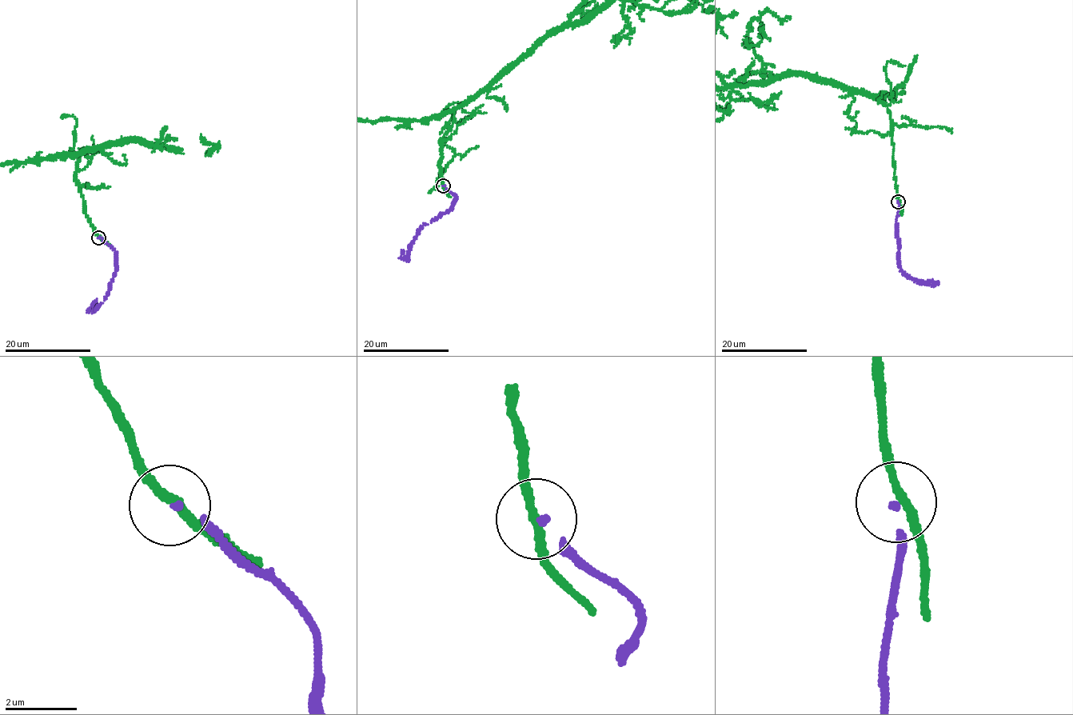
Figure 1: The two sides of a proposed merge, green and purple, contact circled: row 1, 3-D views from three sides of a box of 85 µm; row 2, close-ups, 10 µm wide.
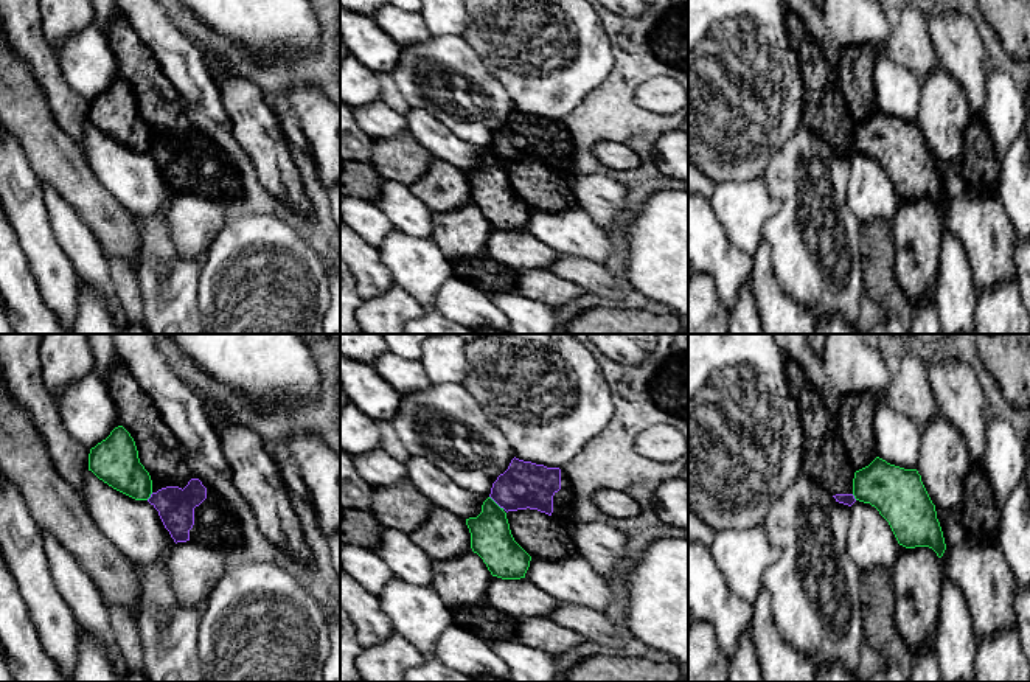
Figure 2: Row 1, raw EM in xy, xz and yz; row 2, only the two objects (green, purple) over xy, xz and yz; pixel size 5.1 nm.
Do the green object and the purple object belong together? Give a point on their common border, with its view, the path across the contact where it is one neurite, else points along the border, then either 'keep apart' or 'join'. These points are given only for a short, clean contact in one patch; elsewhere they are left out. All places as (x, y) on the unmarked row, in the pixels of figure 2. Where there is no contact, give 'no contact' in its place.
xz (496, 156) | along xz (490, 148), (504, 160) | keep apart

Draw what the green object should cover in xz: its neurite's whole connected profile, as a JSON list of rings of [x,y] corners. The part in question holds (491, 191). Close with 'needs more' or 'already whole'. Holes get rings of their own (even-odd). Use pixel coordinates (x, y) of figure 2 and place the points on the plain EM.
[[[488,149],[482,165],[466,171],[466,177],[472,204],[483,211],[492,228],[525,230],[531,208],[514,193],[503,160]]] | already whole

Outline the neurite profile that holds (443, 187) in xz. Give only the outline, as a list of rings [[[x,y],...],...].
[[[432,158],[410,190],[432,211],[443,213],[472,204],[466,172],[441,158]]]

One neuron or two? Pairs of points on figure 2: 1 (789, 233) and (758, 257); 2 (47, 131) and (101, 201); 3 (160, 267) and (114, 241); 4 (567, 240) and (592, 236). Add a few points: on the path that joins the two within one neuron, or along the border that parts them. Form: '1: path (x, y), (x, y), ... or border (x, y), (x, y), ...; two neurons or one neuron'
1: border (763, 240), (769, 249), (771, 269), (779, 285); two neurons
2: path (48, 148), (84, 184); one neuron
3: border (134, 219), (139, 255), (131, 267); two neurons
4: path (574, 236), (586, 236); one neuron

